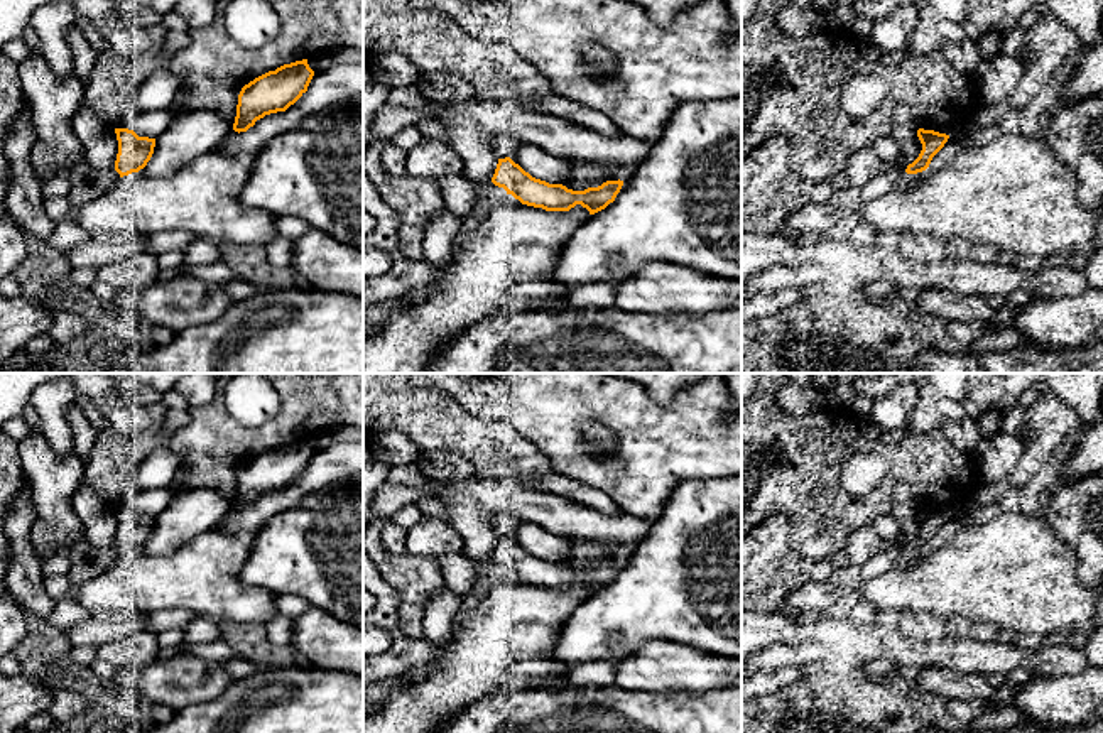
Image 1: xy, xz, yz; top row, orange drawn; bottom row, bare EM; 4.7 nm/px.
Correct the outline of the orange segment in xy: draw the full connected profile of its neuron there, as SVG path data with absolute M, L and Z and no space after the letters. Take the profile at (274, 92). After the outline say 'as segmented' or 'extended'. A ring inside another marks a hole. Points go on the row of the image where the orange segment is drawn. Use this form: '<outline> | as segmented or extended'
M307 59L284 64L269 71L248 84L238 95L235 132L247 132L265 115L285 111L306 91L314 76Z | as segmented

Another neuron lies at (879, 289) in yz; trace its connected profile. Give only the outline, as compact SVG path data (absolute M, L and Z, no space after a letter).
M878 280L872 284L863 285L863 294L868 299L880 299L880 297L890 297L895 296L897 287L887 280Z

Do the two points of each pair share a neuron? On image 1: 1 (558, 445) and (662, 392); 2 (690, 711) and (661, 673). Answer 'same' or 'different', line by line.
1: different
2: different

